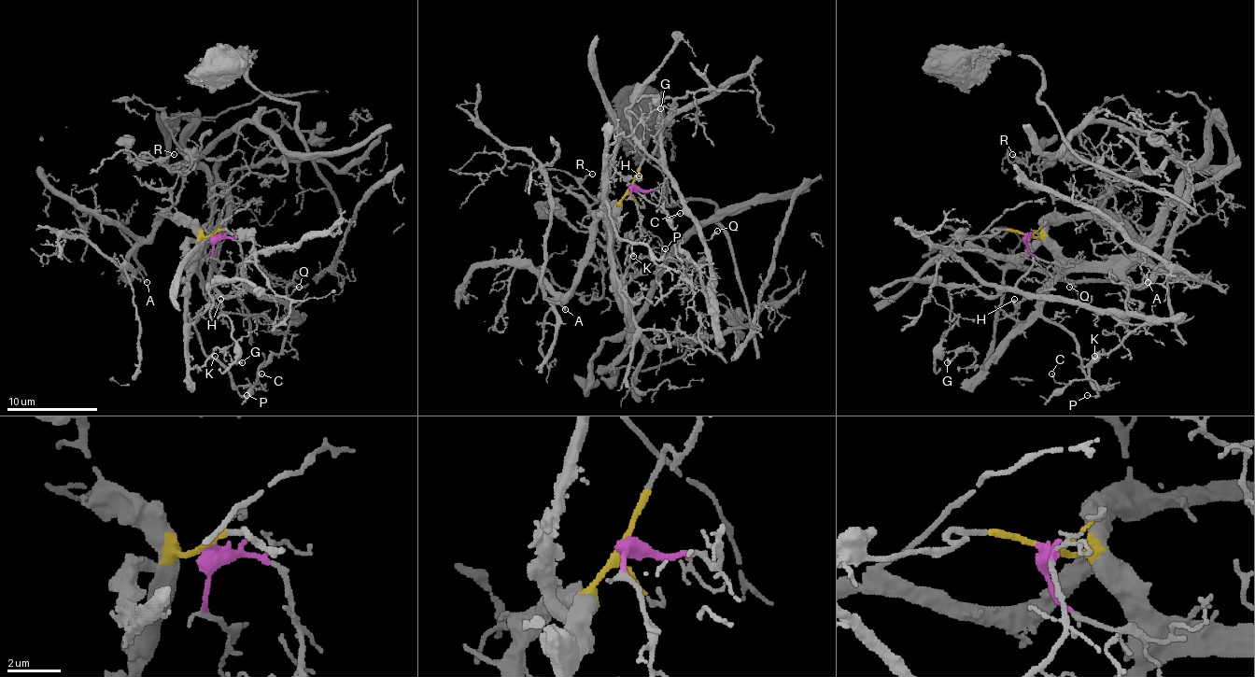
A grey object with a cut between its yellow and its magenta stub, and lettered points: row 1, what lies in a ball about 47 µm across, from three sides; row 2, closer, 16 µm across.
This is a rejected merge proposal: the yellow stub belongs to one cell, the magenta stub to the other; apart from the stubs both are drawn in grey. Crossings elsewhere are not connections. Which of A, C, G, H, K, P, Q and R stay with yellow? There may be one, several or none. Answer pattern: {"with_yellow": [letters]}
{"with_yellow": ["A", "G", "H", "K", "P", "R"]}

